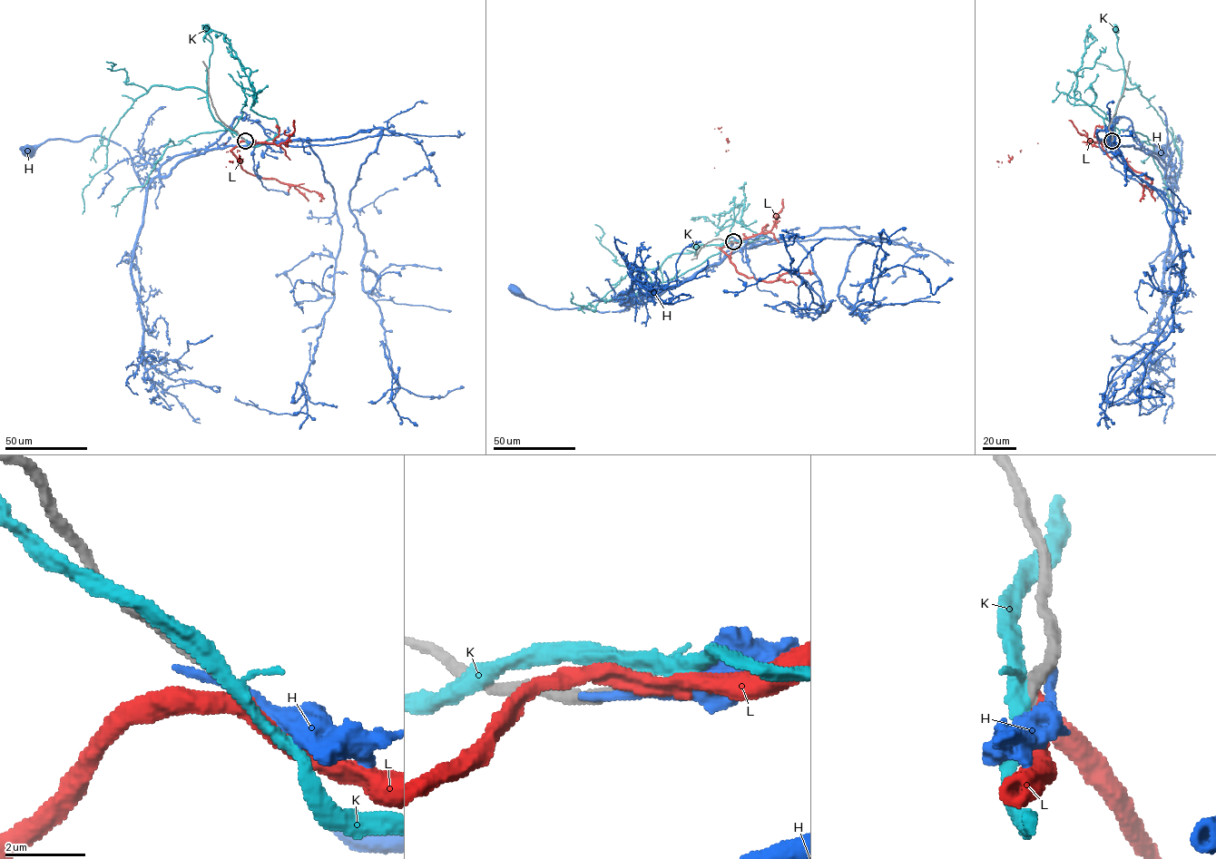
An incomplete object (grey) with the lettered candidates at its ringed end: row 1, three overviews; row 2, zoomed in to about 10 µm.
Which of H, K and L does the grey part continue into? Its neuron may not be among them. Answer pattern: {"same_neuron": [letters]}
{"same_neuron": []}

